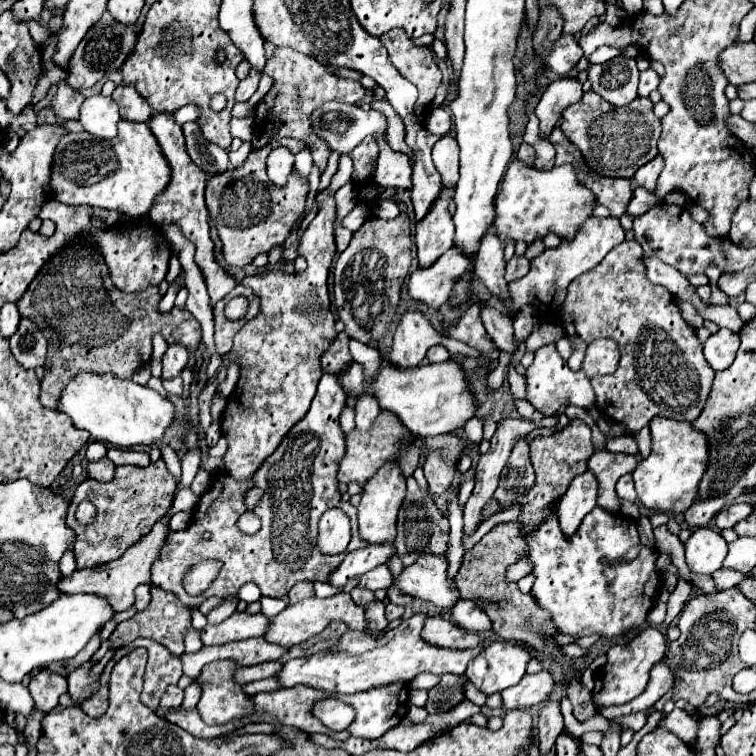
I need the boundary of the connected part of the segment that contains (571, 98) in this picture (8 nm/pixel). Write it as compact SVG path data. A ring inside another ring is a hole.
M571 77L555 79L545 89L545 93L541 95L541 99L535 107L535 115L539 119L539 137L541 139L549 139L553 127L557 127L557 121L561 119L561 111L565 107L573 105L581 95L583 95L581 83L577 79L571 79Z

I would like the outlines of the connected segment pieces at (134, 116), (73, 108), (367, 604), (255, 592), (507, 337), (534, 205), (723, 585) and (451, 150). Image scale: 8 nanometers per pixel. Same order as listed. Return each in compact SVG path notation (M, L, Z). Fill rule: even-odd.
M119 85L113 91L113 99L119 105L121 119L137 121L137 123L149 123L151 121L153 109L149 109L149 105L145 105L145 101L141 101L141 97L137 97L137 89Z
M63 79L63 81L59 81L57 91L55 91L55 95L51 97L49 105L51 105L51 111L53 111L57 117L61 117L61 119L77 119L77 113L79 113L79 107L81 107L81 101L83 101L83 99L85 99L85 97L83 97L79 91L71 89L71 87L67 85L67 81Z
M355 587L351 591L351 599L357 601L357 605L361 605L365 609L365 617L369 621L371 631L383 631L389 625L389 621L385 619L385 605L381 601L377 601L371 591Z
M247 583L247 585L243 585L243 587L239 589L237 597L243 599L243 601L247 601L247 603L253 603L253 601L259 601L259 599L261 599L261 591L259 591L257 585Z
M485 305L483 311L481 311L481 319L483 319L483 325L489 333L489 337L493 339L493 343L501 349L501 351L507 351L507 353L517 353L517 343L515 343L515 337L513 337L513 319L503 315L501 311Z
M515 161L507 167L499 195L495 199L497 237L503 247L507 241L523 241L531 245L537 239L545 239L549 233L571 241L583 223L593 215L595 205L593 191L581 185L577 171L569 163L553 167L551 171L539 171L535 167L525 167L521 161Z
M719 569L719 571L713 575L713 581L715 581L715 585L717 585L719 591L731 589L731 587L739 585L743 579L745 579L745 575L733 573L733 569Z
M453 133L441 137L433 147L433 163L441 173L441 181L447 189L455 189L459 179L459 145Z

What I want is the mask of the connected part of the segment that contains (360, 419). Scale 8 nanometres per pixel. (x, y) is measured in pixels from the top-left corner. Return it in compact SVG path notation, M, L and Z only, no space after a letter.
M365 391L365 393L359 395L355 411L357 411L357 429L359 431L369 431L369 427L373 425L375 417L379 415L381 409L379 409L377 399L369 391Z

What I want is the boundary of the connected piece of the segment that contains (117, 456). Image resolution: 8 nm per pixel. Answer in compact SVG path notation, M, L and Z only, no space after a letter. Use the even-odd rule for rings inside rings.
M109 449L107 457L115 465L149 465L149 453L147 451L129 451L129 449Z

